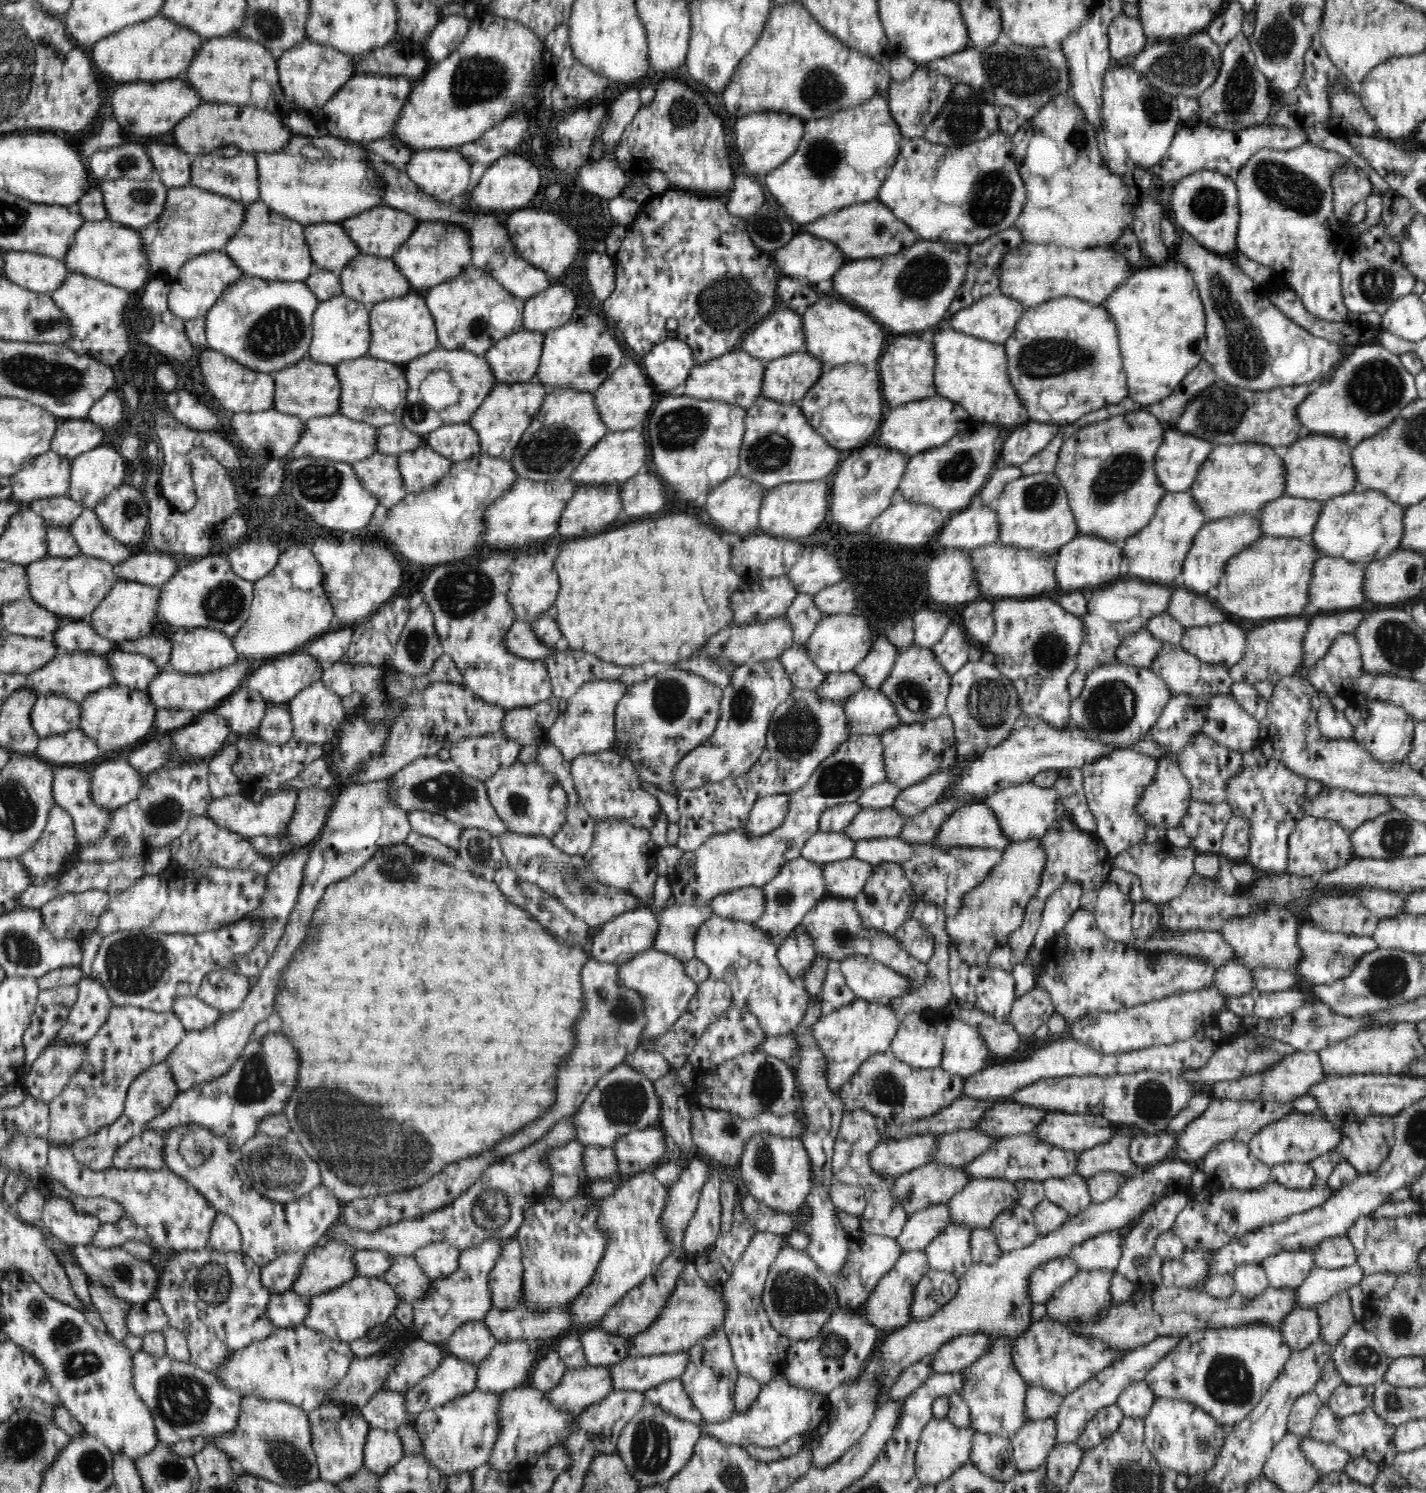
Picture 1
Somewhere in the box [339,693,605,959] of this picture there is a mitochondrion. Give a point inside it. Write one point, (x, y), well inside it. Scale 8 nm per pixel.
(446, 789)

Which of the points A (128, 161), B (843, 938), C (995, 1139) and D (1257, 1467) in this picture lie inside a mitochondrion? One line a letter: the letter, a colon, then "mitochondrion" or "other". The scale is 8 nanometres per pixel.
A: mitochondrion
B: mitochondrion
C: other
D: other

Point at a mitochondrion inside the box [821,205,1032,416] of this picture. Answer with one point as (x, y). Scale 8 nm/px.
(926, 274)

